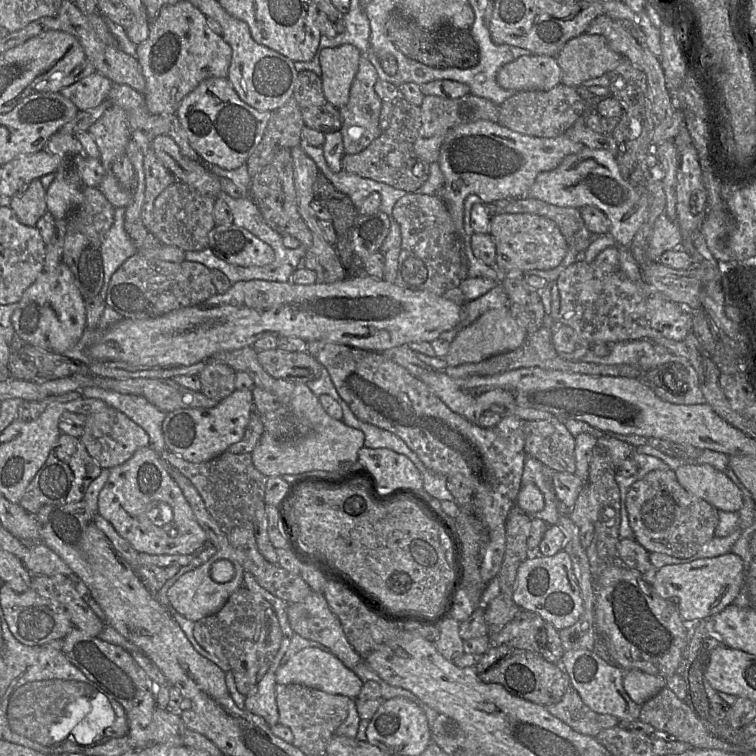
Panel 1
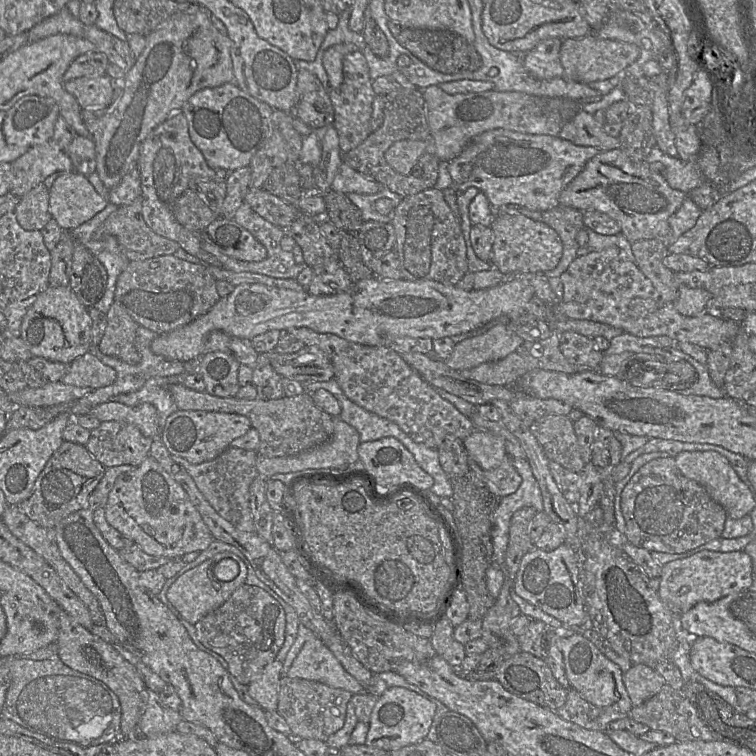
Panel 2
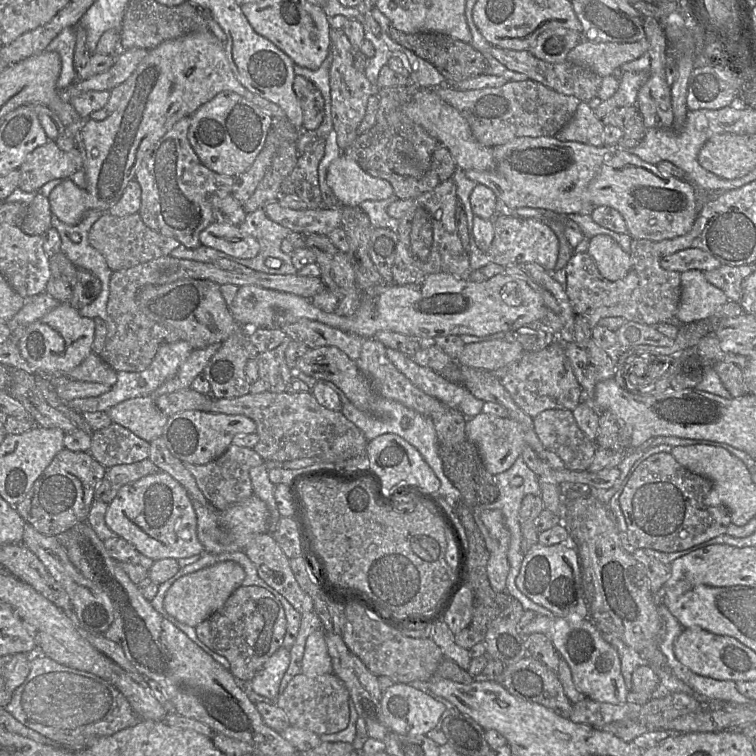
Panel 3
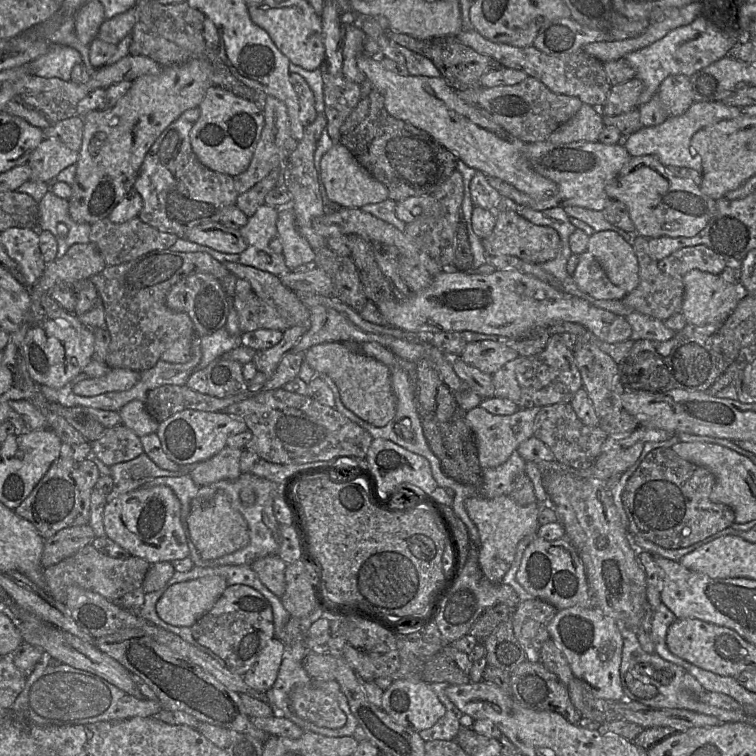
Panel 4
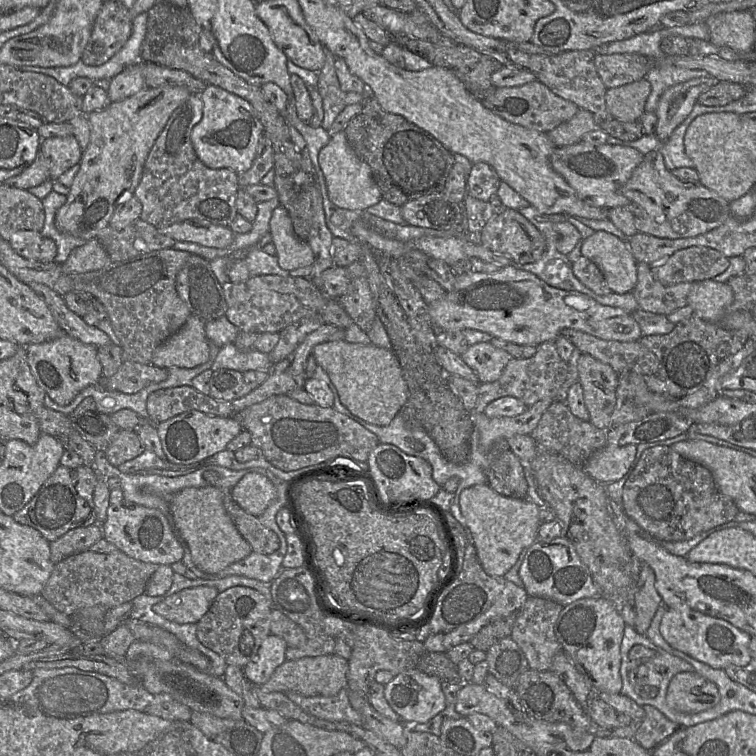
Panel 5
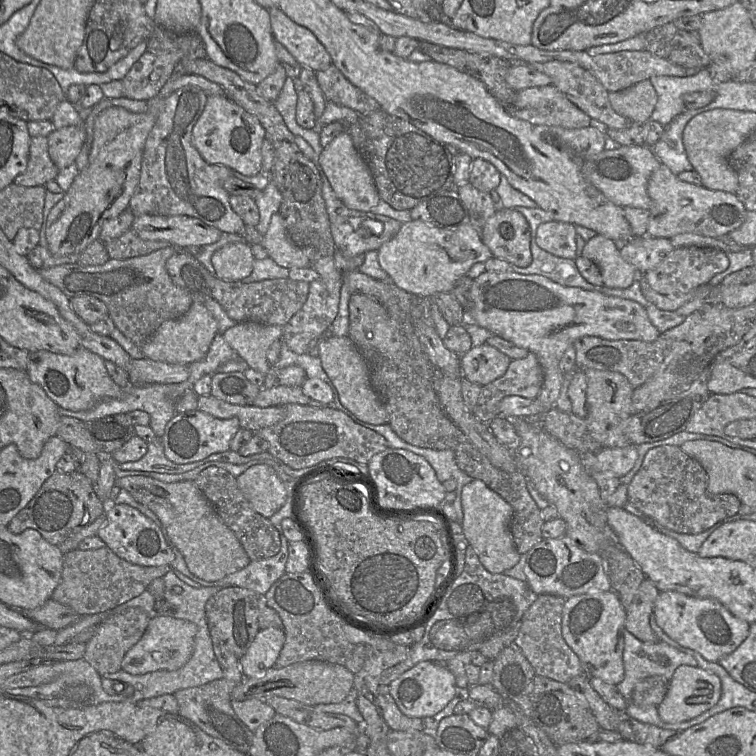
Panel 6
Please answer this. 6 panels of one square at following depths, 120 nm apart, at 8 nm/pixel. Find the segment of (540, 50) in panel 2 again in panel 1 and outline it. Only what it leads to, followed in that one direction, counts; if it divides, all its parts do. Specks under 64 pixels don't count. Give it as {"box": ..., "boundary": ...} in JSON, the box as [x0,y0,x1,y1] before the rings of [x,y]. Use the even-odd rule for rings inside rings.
{"box":[496,54,562,91],"boundary":[[[531,54],[501,67],[496,80],[506,90],[547,91],[562,83],[562,69],[556,56]]]}

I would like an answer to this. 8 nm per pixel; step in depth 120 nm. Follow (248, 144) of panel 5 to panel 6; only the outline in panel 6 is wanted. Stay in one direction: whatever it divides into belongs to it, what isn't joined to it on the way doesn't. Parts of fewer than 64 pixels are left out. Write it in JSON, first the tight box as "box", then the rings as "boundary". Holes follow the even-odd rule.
{"box":[192,95,265,176],"boundary":[[[208,95],[205,108],[192,129],[192,143],[208,164],[222,164],[246,176],[261,172],[265,130],[260,121],[226,95]]]}

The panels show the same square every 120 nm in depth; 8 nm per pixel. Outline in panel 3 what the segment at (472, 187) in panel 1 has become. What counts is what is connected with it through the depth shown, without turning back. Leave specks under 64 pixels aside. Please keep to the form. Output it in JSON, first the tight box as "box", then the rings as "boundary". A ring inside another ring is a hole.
{"box":[466,137,614,214],"boundary":[[[519,137],[492,147],[496,167],[491,171],[466,170],[468,179],[490,188],[498,201],[511,209],[546,209],[558,214],[591,214],[588,186],[614,148],[549,137]]]}

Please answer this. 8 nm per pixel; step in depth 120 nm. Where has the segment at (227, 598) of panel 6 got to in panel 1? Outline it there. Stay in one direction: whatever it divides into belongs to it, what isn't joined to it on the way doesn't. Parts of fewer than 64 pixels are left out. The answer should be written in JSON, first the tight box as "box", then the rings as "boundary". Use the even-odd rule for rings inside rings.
{"box":[193,586,282,696],"boundary":[[[241,586],[218,612],[195,622],[193,636],[207,652],[231,667],[238,691],[248,696],[268,672],[280,647],[282,630],[273,606],[259,593]]]}

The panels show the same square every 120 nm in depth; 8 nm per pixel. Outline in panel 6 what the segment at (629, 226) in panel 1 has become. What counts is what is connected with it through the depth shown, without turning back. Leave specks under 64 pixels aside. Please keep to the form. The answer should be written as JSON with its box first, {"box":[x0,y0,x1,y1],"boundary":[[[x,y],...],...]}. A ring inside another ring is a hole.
{"box":[647,164,747,239],"boundary":[[[665,164],[651,175],[647,191],[652,200],[647,228],[651,237],[670,239],[683,233],[725,237],[738,229],[747,217],[747,210],[736,194],[683,182]]]}

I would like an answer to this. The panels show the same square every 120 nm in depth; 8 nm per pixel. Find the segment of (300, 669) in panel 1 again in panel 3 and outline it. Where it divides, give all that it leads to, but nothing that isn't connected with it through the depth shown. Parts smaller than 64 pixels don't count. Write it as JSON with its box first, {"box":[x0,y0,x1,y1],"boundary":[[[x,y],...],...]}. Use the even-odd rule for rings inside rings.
{"box":[301,628,333,677],"boundary":[[[321,628],[307,638],[301,662],[301,674],[316,677],[333,673],[331,658],[325,642],[325,632]]]}

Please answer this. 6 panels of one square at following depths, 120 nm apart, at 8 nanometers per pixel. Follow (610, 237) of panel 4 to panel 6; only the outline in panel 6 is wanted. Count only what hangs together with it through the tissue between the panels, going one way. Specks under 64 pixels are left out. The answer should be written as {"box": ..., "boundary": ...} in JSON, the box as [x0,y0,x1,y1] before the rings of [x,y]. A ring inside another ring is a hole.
{"box":[581,234,640,288],"boundary":[[[601,234],[586,242],[581,256],[599,267],[603,283],[609,288],[628,288],[640,275],[633,265],[623,259],[615,241]]]}

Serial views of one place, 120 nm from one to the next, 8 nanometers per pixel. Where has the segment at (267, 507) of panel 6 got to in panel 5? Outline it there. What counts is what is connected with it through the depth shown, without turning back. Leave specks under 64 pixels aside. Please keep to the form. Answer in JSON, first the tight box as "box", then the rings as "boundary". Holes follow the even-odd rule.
{"box":[232,472,277,517],"boundary":[[[250,472],[232,489],[234,501],[247,513],[259,517],[276,498],[277,489],[263,474]]]}

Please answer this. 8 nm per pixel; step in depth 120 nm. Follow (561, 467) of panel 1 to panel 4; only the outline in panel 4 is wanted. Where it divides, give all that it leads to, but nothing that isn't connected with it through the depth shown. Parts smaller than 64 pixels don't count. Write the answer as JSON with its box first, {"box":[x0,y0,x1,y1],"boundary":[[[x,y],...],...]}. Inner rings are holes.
{"box":[533,403,608,470],"boundary":[[[570,403],[541,407],[535,418],[533,436],[542,441],[554,454],[555,461],[577,470],[590,468],[601,454],[601,446],[608,435],[598,426],[583,424]]]}

